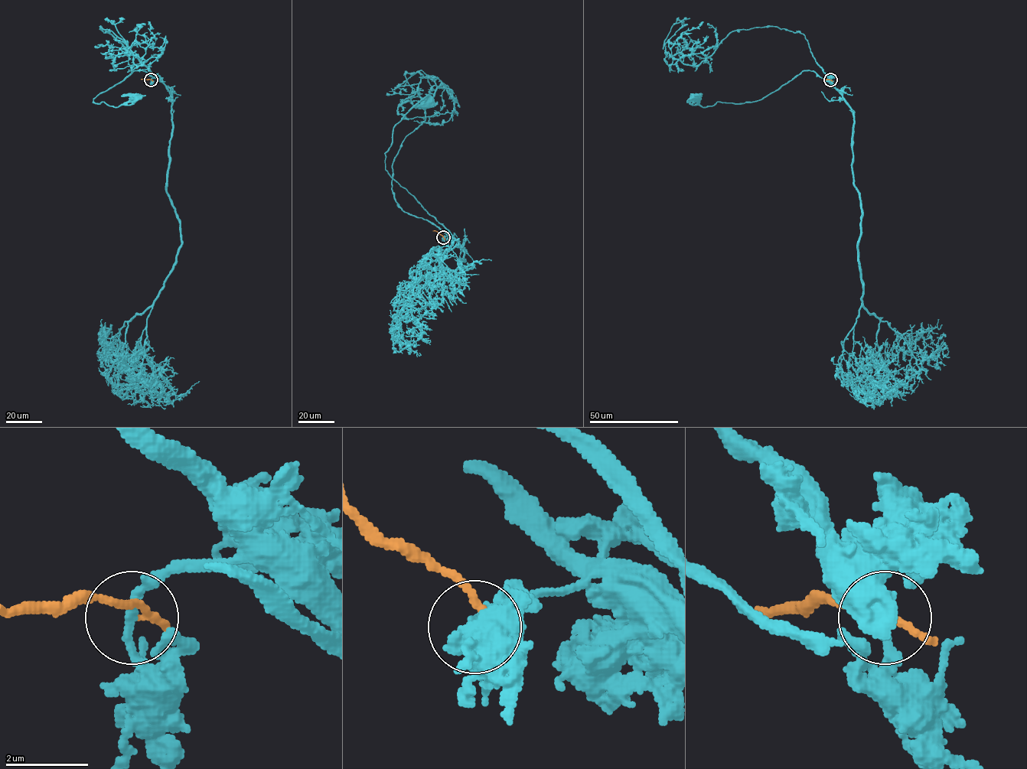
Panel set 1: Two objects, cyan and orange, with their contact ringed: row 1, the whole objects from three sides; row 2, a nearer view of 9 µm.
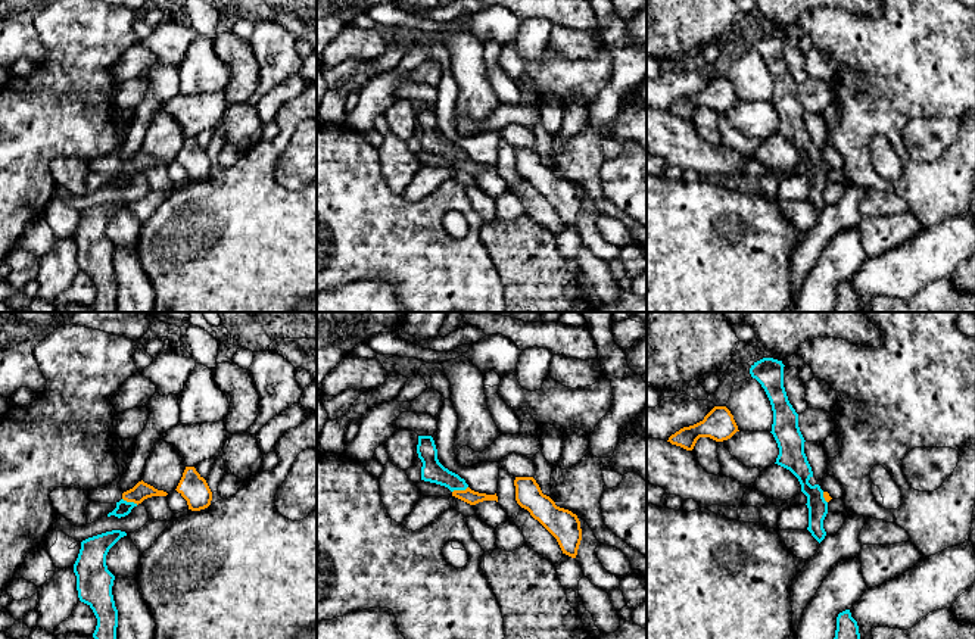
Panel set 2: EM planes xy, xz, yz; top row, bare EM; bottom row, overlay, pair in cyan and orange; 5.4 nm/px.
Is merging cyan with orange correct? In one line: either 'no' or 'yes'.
no

